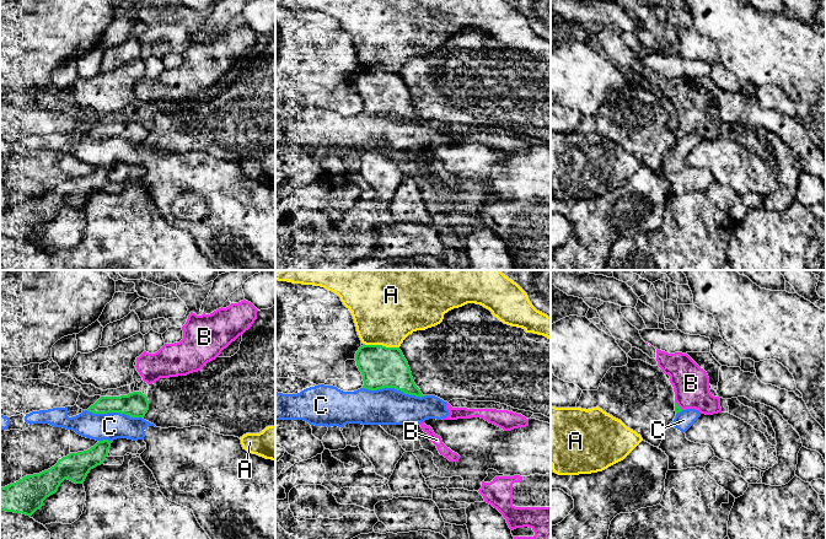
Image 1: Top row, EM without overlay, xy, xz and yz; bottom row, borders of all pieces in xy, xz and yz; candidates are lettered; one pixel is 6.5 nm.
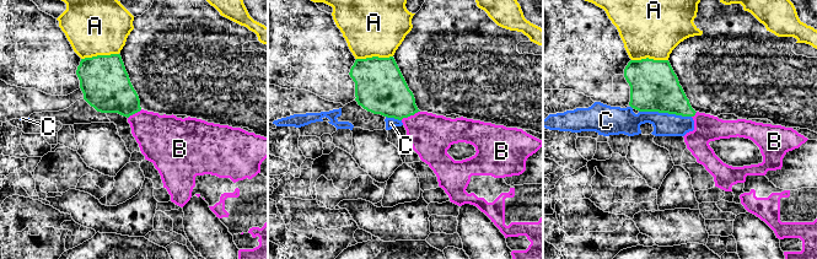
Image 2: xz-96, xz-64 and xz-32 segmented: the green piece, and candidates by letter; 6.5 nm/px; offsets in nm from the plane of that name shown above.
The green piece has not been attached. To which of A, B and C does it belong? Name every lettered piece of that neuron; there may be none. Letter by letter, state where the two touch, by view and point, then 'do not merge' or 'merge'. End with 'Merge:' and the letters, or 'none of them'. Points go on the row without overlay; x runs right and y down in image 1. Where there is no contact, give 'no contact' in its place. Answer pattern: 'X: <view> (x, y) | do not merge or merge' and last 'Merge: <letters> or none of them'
A: xz (381, 70) | do not merge
B: yz (677, 130) | merge
C: xz (393, 112) | do not merge
Merge: B

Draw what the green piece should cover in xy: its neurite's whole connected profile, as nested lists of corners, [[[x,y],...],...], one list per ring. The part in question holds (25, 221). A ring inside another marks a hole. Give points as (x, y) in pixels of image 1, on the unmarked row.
[[[98,166],[87,176],[63,182],[48,195],[27,200],[18,206],[0,214],[0,235],[32,241],[43,231],[43,226],[58,216],[68,204],[84,209],[91,194],[103,189],[113,166]]]

